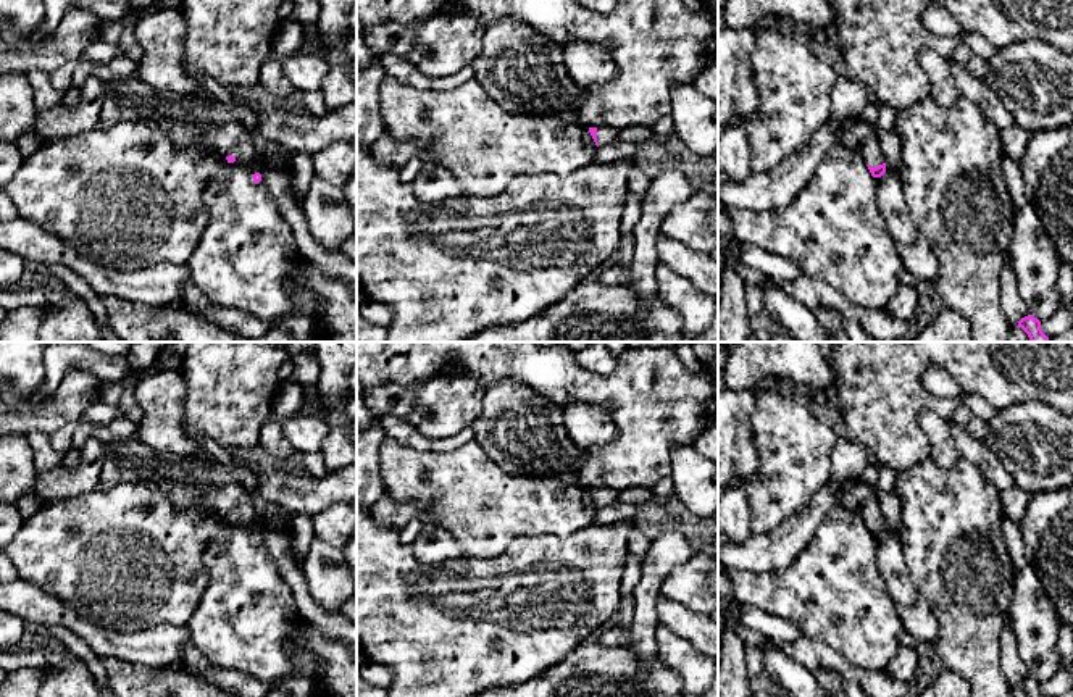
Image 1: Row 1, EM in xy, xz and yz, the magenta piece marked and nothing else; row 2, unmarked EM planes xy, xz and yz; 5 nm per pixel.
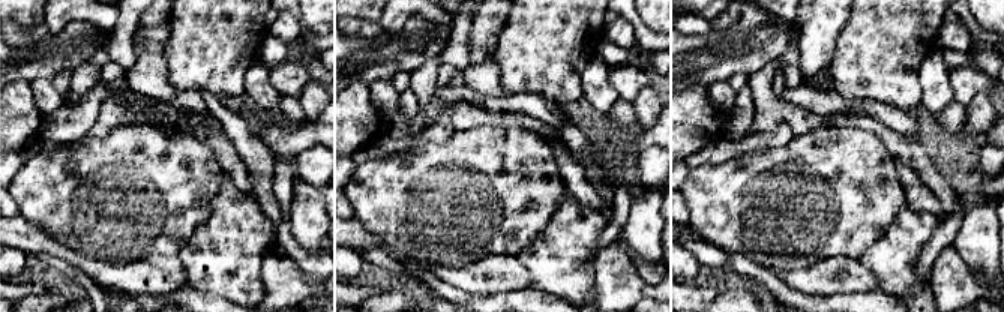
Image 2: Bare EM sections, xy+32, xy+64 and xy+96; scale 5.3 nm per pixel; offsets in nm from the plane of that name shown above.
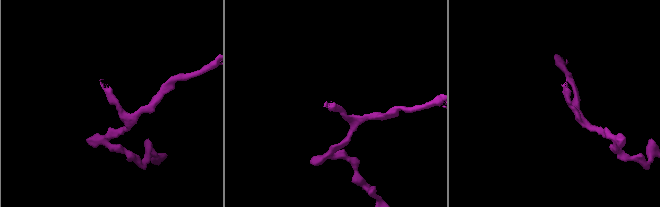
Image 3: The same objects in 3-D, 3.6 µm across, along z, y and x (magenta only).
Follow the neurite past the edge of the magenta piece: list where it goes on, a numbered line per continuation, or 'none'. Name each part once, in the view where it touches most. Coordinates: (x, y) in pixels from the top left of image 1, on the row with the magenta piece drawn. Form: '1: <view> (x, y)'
1: xz (605, 134)

